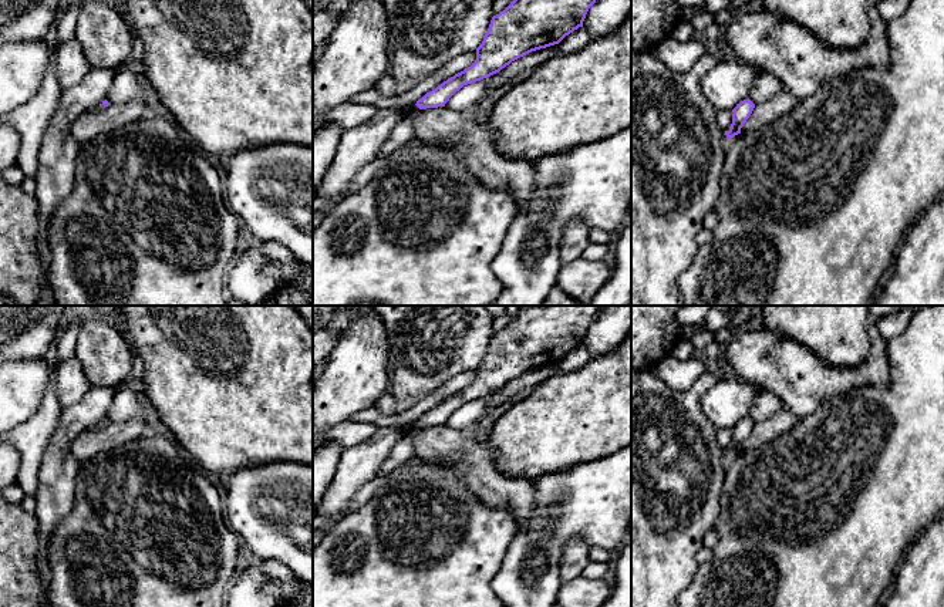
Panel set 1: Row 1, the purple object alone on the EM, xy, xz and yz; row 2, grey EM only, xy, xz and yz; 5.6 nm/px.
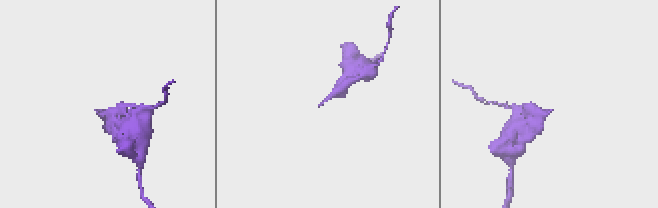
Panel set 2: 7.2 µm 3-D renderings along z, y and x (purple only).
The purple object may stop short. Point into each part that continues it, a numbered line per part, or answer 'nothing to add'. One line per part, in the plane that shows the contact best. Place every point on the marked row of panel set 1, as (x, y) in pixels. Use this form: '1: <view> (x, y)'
nothing to add

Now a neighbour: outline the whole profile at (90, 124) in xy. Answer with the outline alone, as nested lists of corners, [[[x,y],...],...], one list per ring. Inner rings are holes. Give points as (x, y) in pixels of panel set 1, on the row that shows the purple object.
[[[146,101],[108,104],[98,111],[82,112],[70,124],[67,135],[71,141],[84,144],[145,117],[148,117]]]

